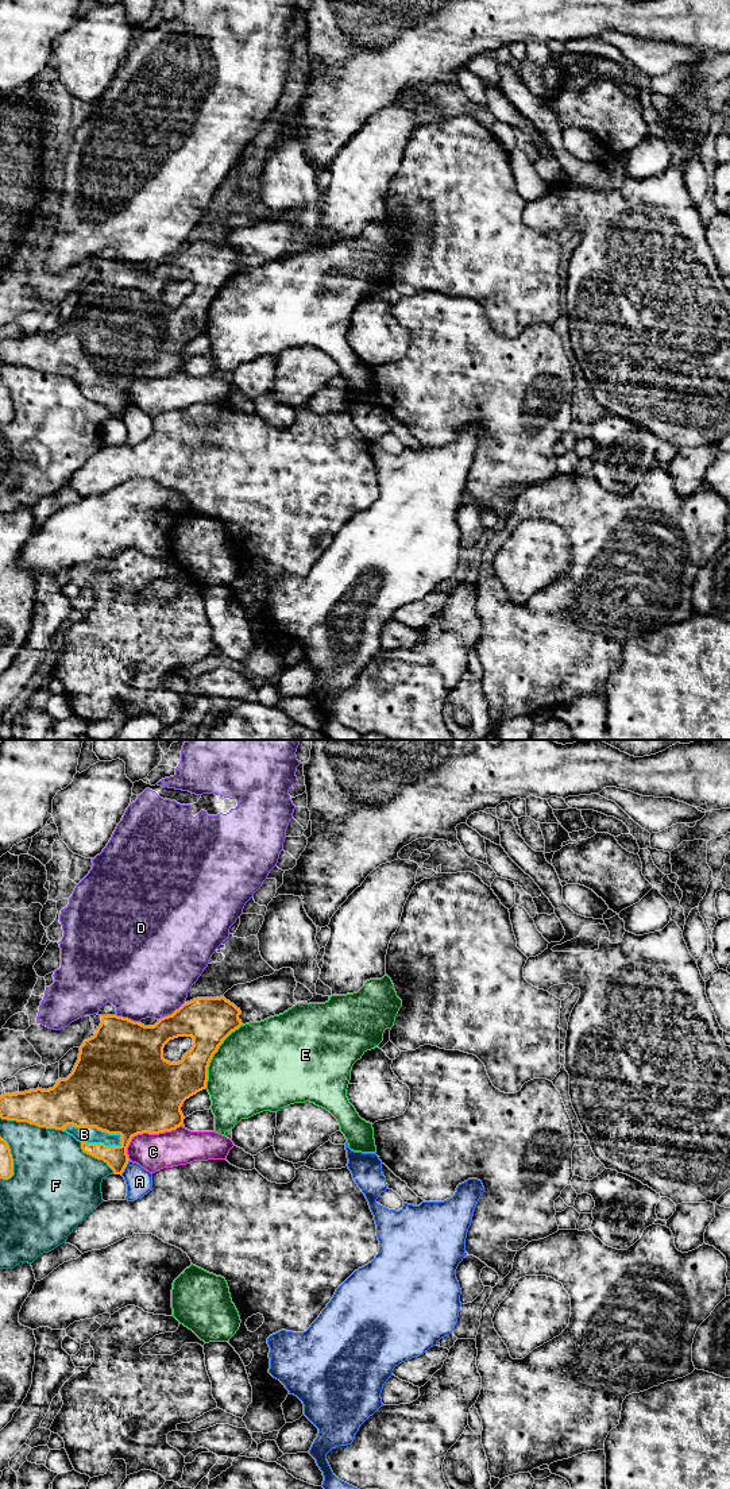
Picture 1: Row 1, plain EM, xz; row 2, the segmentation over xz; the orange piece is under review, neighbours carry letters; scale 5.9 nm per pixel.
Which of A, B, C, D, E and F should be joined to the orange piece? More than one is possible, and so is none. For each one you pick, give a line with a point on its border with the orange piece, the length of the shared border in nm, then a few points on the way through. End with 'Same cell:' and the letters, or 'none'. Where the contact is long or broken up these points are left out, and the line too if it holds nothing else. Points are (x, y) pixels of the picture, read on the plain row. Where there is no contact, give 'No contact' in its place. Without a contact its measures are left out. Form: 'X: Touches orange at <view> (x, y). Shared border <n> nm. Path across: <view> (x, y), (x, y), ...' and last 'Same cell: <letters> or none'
B: Touches orange at xz (96, 371). Shared border 380 nm
Same cell: B

